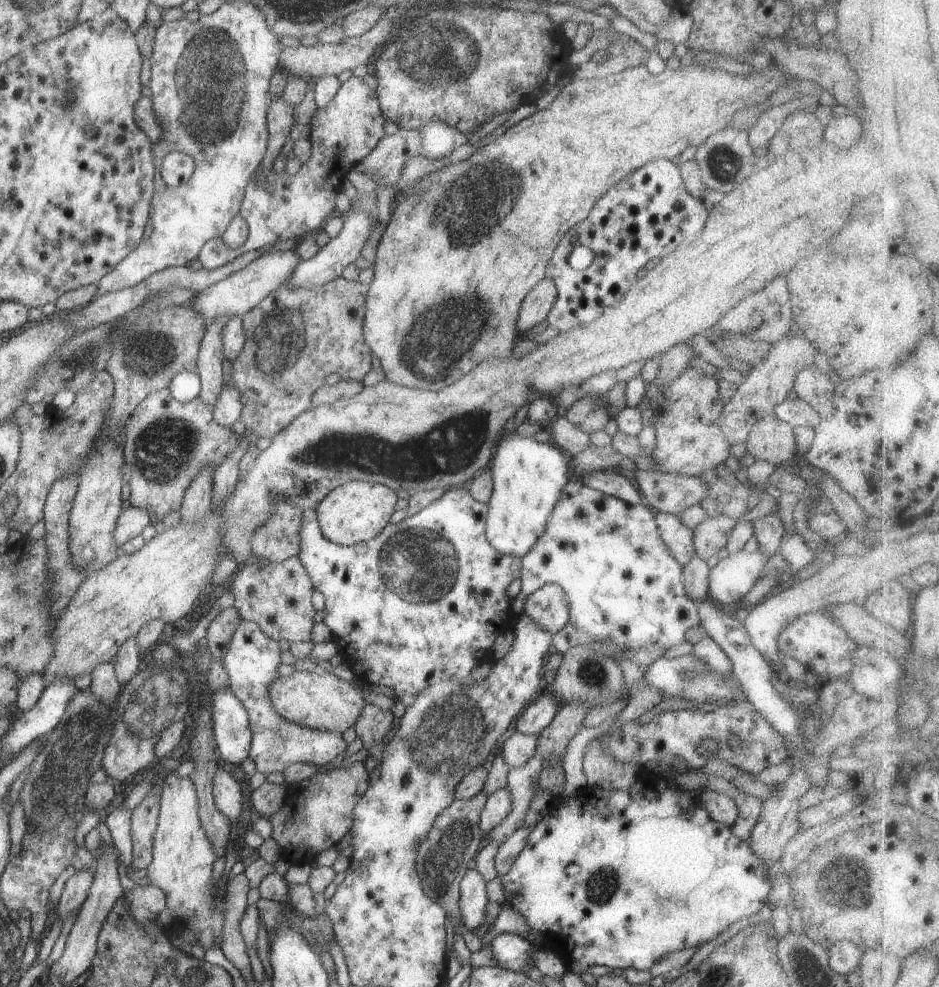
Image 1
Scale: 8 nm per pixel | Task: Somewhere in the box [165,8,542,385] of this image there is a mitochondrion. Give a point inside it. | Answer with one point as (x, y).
(213, 85)

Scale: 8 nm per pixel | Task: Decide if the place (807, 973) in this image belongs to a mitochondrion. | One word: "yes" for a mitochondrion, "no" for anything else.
yes

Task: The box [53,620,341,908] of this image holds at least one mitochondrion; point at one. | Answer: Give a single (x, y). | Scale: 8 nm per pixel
(149, 704)

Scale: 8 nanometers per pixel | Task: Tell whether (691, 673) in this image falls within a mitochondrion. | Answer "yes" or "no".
yes

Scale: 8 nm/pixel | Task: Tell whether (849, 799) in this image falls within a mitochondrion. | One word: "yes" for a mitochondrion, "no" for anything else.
no

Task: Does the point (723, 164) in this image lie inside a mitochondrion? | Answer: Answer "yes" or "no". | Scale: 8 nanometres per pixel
yes

